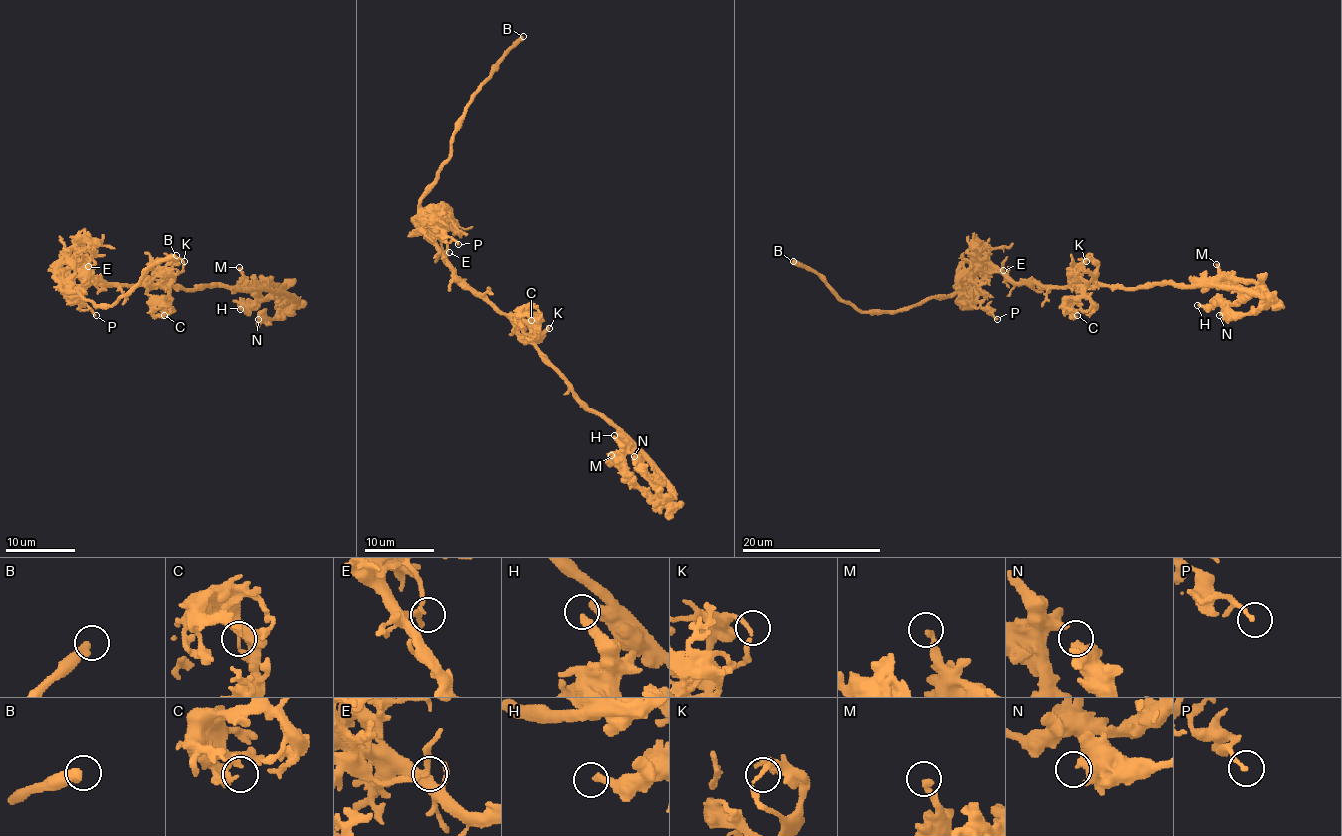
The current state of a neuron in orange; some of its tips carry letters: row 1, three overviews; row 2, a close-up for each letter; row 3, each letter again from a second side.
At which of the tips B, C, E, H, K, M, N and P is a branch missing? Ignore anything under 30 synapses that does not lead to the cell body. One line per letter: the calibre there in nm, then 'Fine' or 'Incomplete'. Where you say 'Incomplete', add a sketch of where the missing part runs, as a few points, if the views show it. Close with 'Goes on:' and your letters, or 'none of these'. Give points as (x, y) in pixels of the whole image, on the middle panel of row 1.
B: Thickness 440 nm. Incomplete
C: Thickness 240 nm. Fine
E: Thickness 170 nm. Fine
H: Thickness 320 nm. Fine
K: Thickness 160 nm. Fine
M: Thickness 280 nm. Fine
N: Thickness 380 nm. Fine
P: Thickness 190 nm. Fine
Goes on: B

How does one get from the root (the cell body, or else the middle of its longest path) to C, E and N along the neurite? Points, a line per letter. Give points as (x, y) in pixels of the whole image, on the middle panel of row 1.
C: (479, 296), (486, 296), (500, 310), (517, 319), (533, 319), (521, 313), (531, 320)
E: (479, 296), (455, 274), (451, 264), (432, 238), (442, 238), (449, 252)
N: (479, 296), (486, 296), (502, 310), (568, 387), (644, 456), (667, 486), (668, 496), (647, 478), (634, 456)

